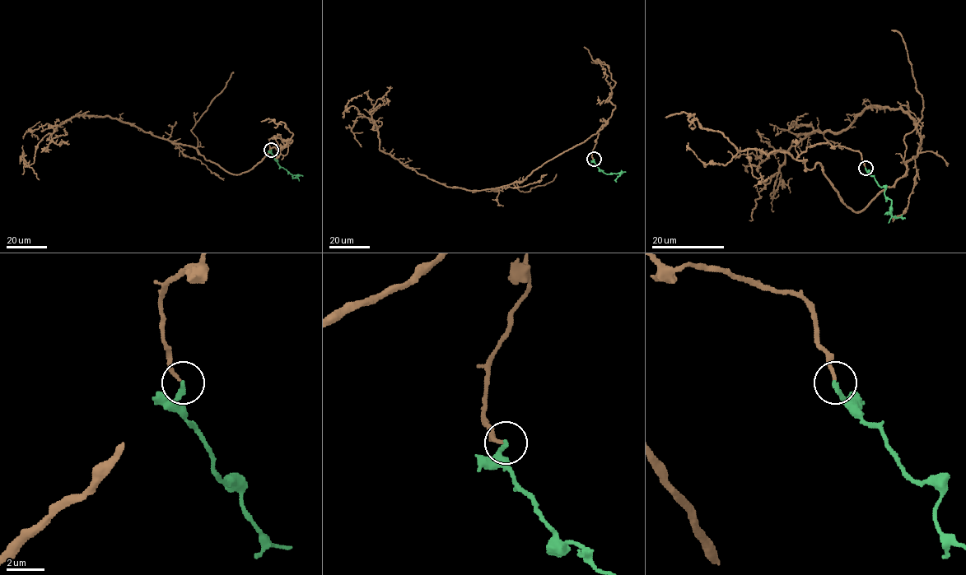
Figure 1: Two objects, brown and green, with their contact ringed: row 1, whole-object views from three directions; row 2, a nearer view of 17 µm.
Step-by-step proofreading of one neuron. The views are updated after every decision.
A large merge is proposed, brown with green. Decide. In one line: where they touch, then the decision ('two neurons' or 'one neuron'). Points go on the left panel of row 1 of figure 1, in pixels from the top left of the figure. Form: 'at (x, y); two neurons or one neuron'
at (271, 150); one neuron

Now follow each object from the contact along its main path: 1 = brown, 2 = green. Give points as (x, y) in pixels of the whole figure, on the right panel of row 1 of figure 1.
1: (865, 167), (828, 143), (796, 158), (860, 211), (916, 155), (902, 108), (795, 140), (748, 220)
2: (865, 168), (885, 188), (884, 195), (892, 201), (889, 213), (905, 219)

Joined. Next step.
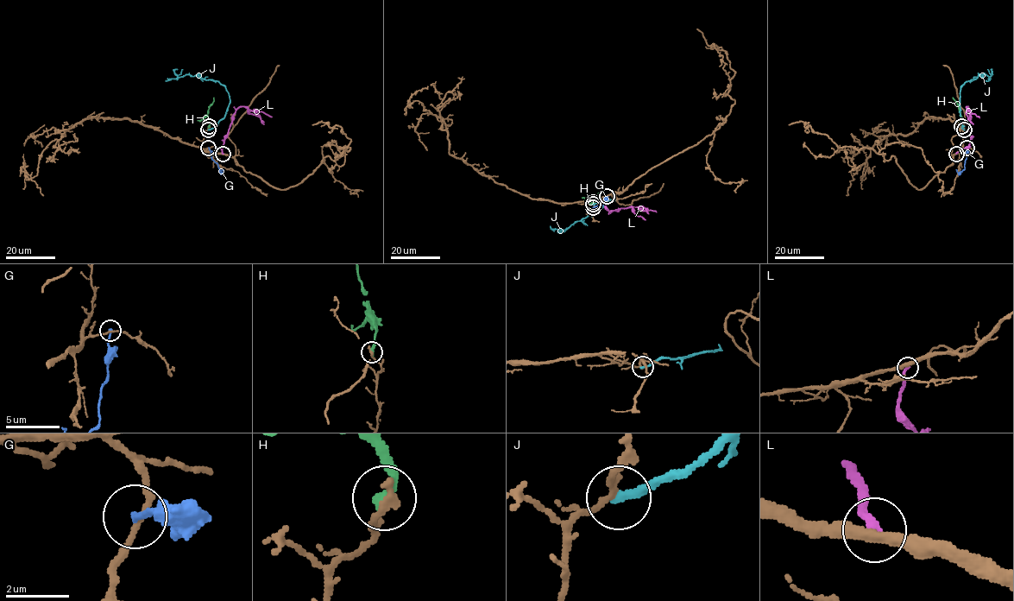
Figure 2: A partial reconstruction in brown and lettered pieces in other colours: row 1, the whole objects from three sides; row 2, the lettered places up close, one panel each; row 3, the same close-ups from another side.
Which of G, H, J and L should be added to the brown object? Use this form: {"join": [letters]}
{"join": []}

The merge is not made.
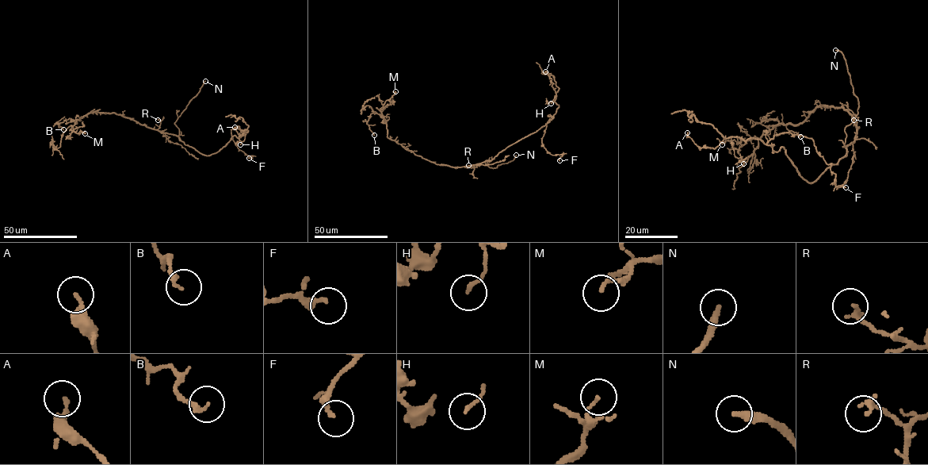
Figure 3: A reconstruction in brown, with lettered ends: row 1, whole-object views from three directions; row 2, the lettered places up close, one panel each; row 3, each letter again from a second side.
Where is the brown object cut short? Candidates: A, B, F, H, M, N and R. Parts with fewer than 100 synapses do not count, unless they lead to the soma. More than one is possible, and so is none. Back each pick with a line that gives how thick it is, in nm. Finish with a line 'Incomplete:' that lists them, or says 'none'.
N: calibre 280 nm
Incomplete: N

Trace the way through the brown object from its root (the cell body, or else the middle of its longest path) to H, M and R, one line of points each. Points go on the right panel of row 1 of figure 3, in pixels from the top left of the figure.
H: (854, 139), (812, 182), (783, 147), (731, 136), (743, 163)
M: (854, 139), (857, 128), (847, 110), (818, 105), (797, 124), (778, 124), (759, 137), (722, 144)
R: (854, 139), (857, 128), (857, 121), (853, 120)

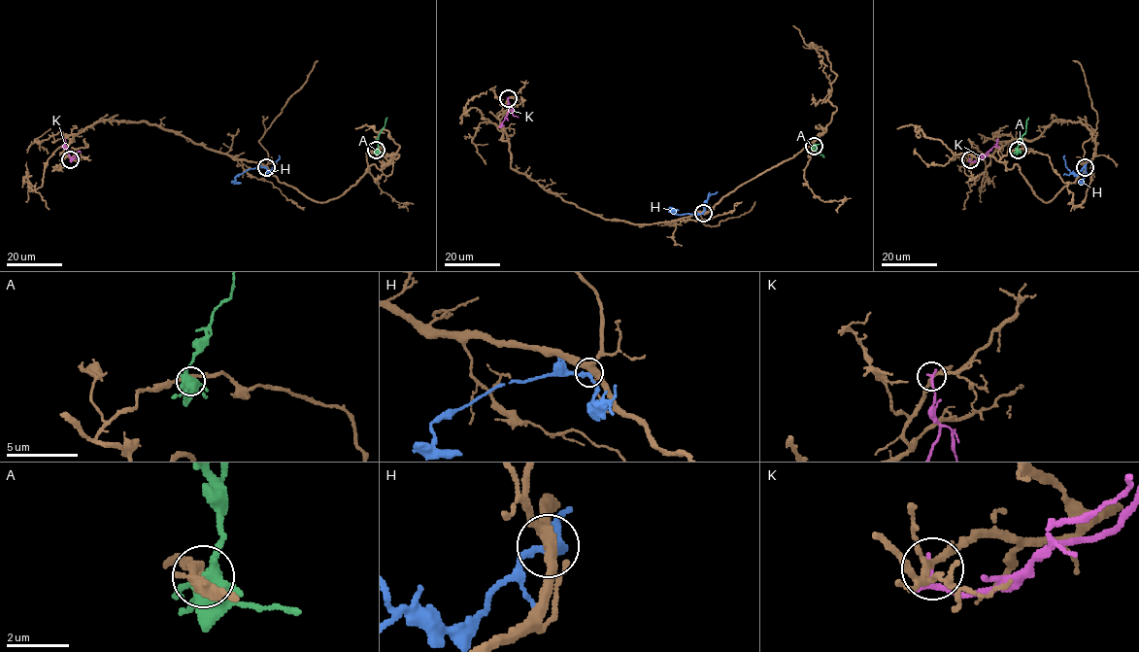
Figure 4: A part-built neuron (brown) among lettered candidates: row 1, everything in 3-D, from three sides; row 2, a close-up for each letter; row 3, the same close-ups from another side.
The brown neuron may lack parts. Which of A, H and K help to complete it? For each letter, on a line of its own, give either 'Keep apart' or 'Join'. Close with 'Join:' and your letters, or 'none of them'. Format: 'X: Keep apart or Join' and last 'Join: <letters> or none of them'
A: Keep apart
H: Keep apart
K: Keep apart
Join: none of them

